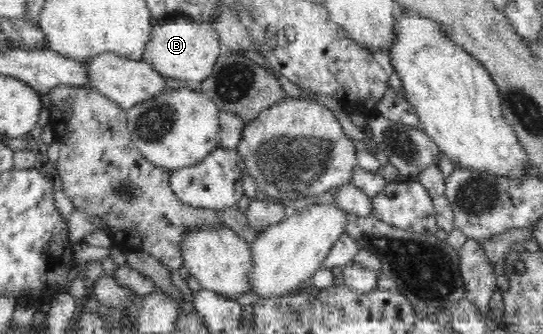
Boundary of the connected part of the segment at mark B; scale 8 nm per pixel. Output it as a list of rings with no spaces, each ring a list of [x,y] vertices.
[[[177,20],[166,24],[153,24],[153,37],[146,47],[142,60],[150,63],[164,77],[173,77],[185,82],[202,83],[214,71],[218,58],[224,51],[216,28],[209,23]]]

